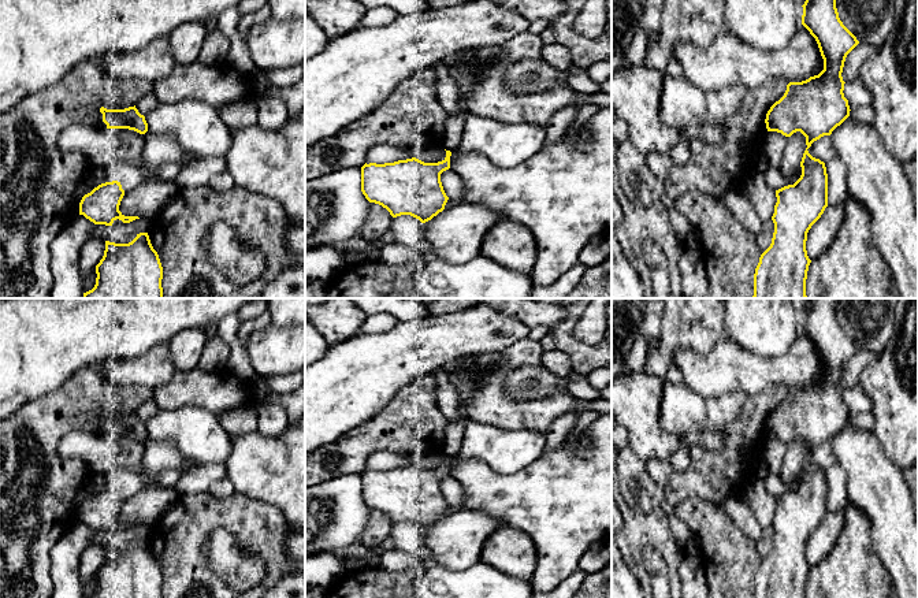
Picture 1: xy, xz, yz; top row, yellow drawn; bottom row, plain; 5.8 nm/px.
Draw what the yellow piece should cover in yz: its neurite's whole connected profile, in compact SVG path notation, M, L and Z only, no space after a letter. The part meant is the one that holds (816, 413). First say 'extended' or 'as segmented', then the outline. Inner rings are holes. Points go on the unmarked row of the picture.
as segmented | M809 298L803 313L802 331L815 345L824 376L802 389L789 389L784 402L766 420L768 438L785 443L800 438L806 443L806 457L800 473L802 482L794 490L776 497L777 509L772 527L774 539L770 553L761 561L754 580L754 598L806 598L807 577L811 567L806 547L811 532L828 513L828 480L825 469L813 464L809 454L824 442L830 442L850 423L848 406L844 404L841 383L847 361L859 350L856 343L843 331L836 315L836 298Z

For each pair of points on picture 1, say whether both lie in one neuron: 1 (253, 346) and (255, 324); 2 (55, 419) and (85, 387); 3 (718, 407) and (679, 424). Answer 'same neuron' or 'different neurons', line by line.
1: different neurons
2: same neuron
3: same neuron

